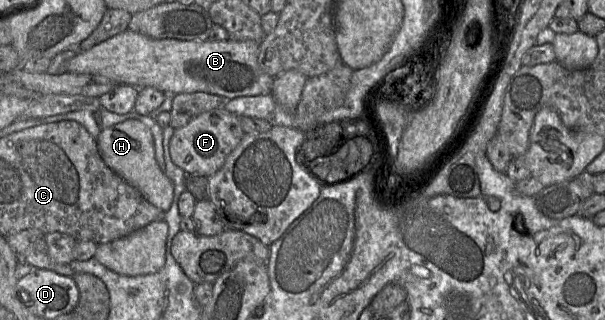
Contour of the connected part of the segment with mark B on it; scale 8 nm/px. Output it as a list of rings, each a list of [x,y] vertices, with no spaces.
[[[126,30],[89,50],[82,51],[64,63],[64,71],[78,74],[104,76],[116,84],[134,86],[138,89],[152,87],[174,94],[204,92],[224,97],[226,100],[271,94],[274,78],[266,74],[258,64],[260,42],[245,41],[191,41],[178,39],[153,39]]]

